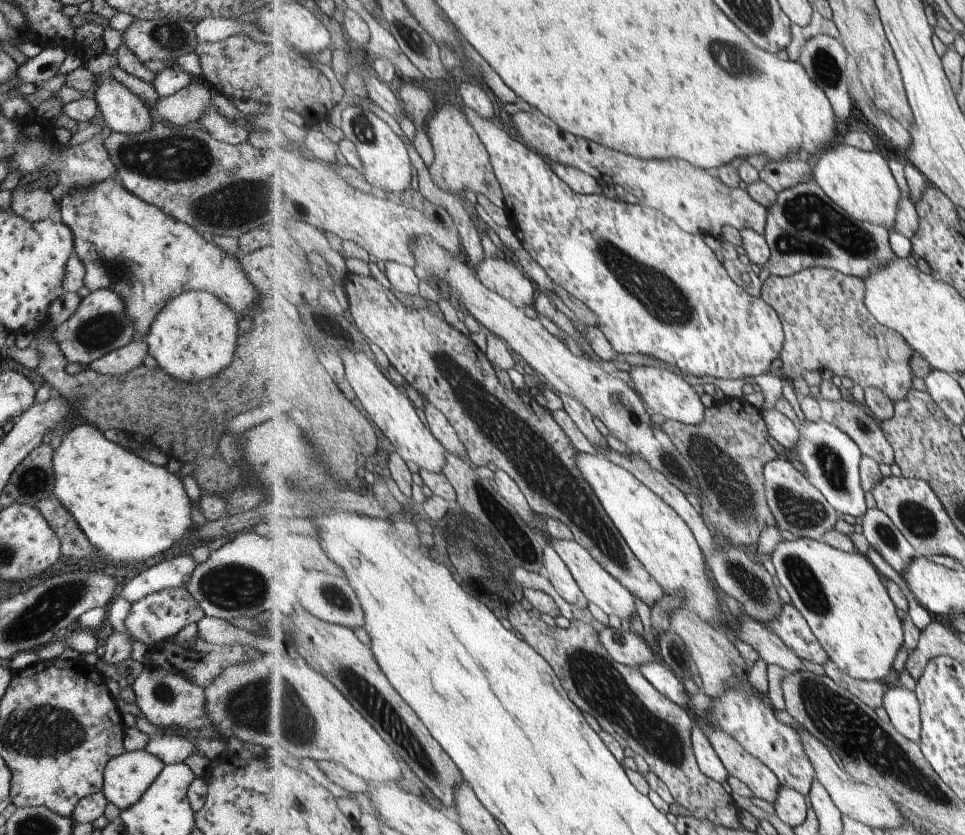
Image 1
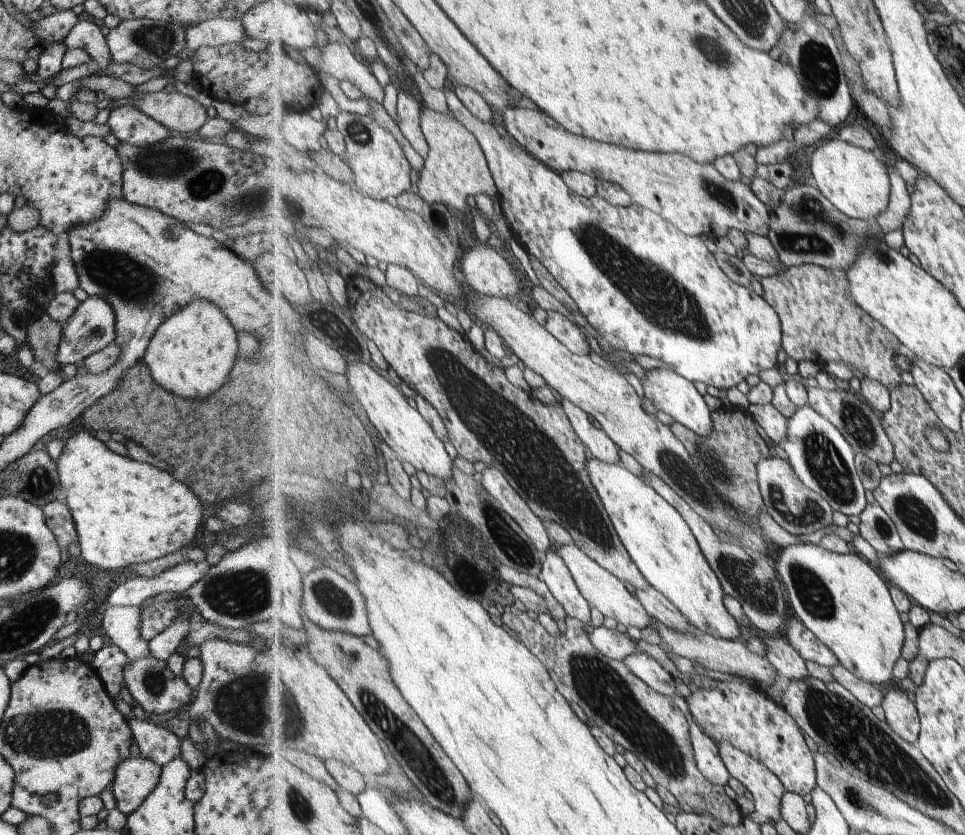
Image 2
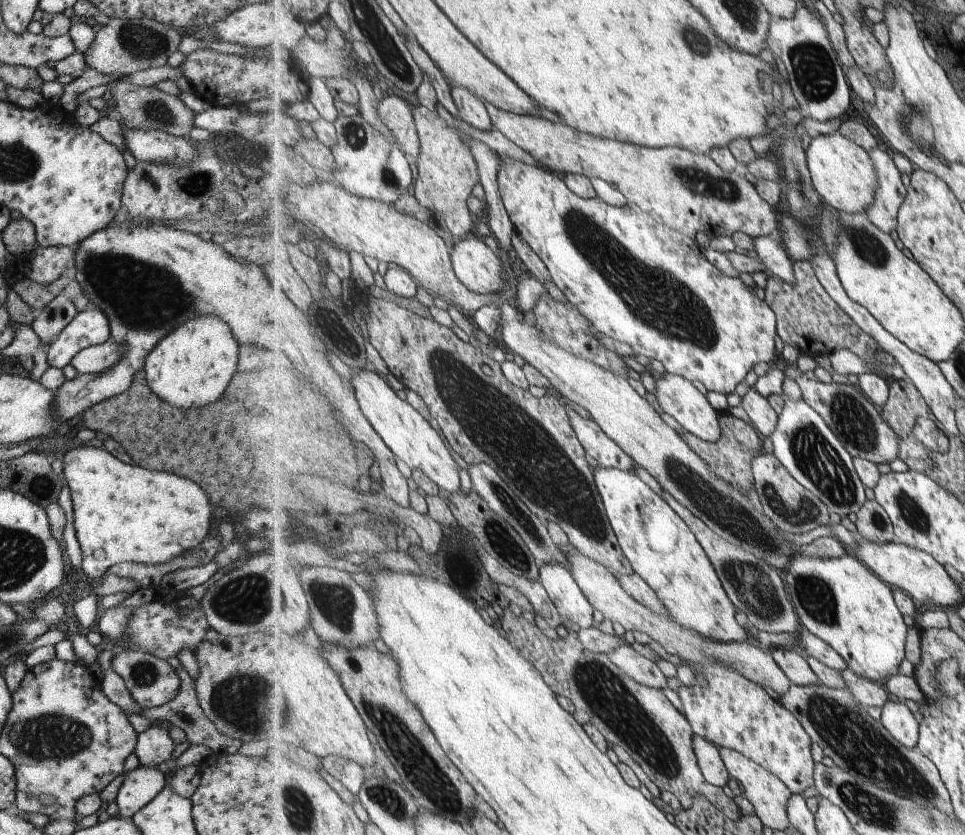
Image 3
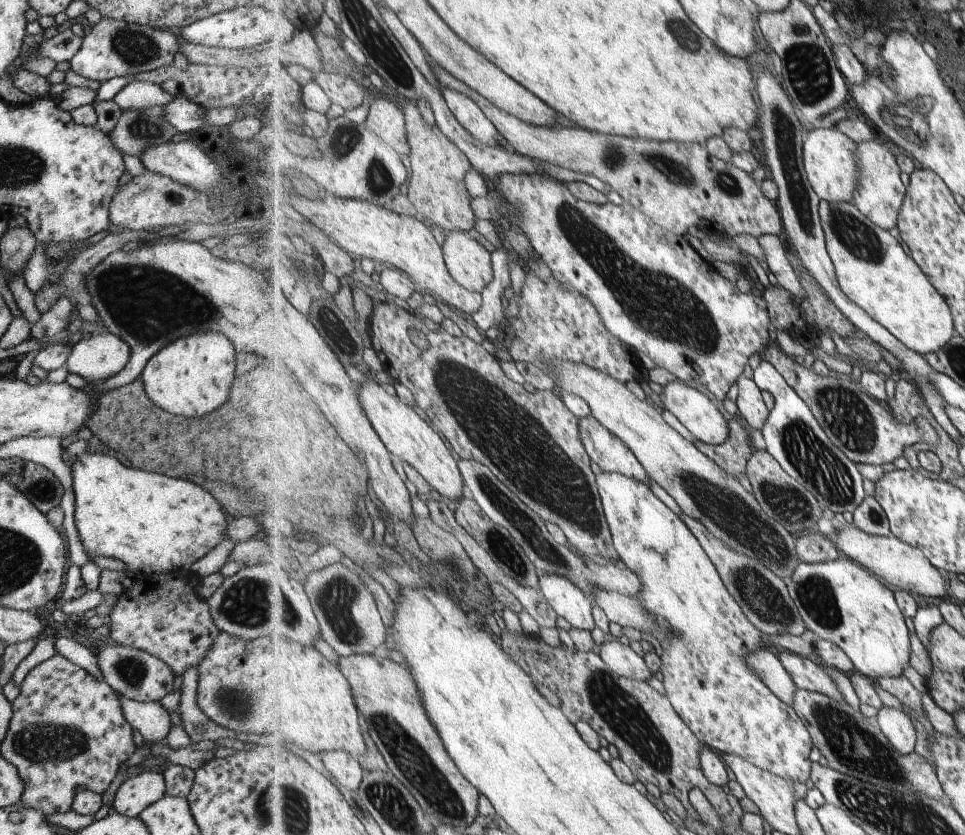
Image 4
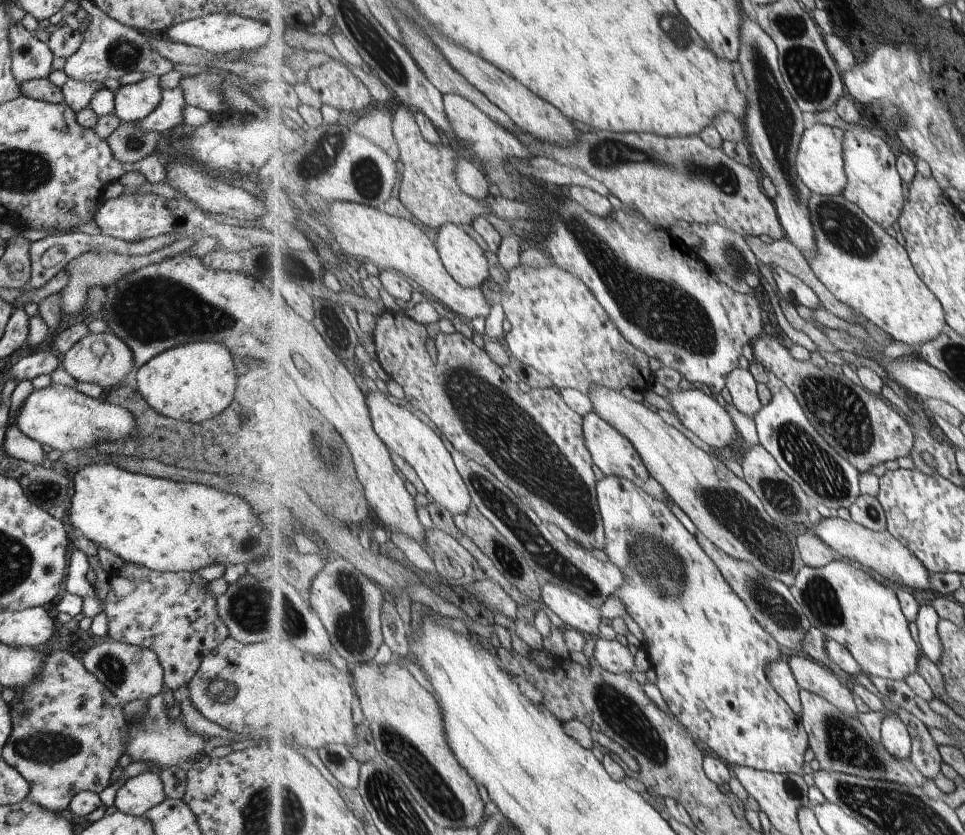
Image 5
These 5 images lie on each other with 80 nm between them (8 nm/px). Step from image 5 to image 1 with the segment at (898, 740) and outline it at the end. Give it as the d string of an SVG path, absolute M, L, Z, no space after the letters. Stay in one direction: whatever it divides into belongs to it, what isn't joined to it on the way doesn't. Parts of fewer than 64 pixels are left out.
M903 686L887 690L884 697L891 722L903 736L920 743L922 736L921 704L915 691Z

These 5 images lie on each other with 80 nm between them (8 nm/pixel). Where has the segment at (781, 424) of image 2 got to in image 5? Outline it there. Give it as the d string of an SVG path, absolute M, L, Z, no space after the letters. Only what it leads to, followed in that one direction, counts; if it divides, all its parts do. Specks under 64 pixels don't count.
M736 369L728 377L726 388L733 398L734 406L744 415L755 418L755 414L764 407L758 393L758 383L748 369Z

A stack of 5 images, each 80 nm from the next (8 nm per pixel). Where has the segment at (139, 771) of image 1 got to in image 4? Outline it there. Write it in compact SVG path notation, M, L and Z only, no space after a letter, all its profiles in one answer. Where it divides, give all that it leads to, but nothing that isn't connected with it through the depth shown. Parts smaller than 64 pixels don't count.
M143 772L120 785L111 805L120 815L136 817L164 793L164 778L159 773Z

